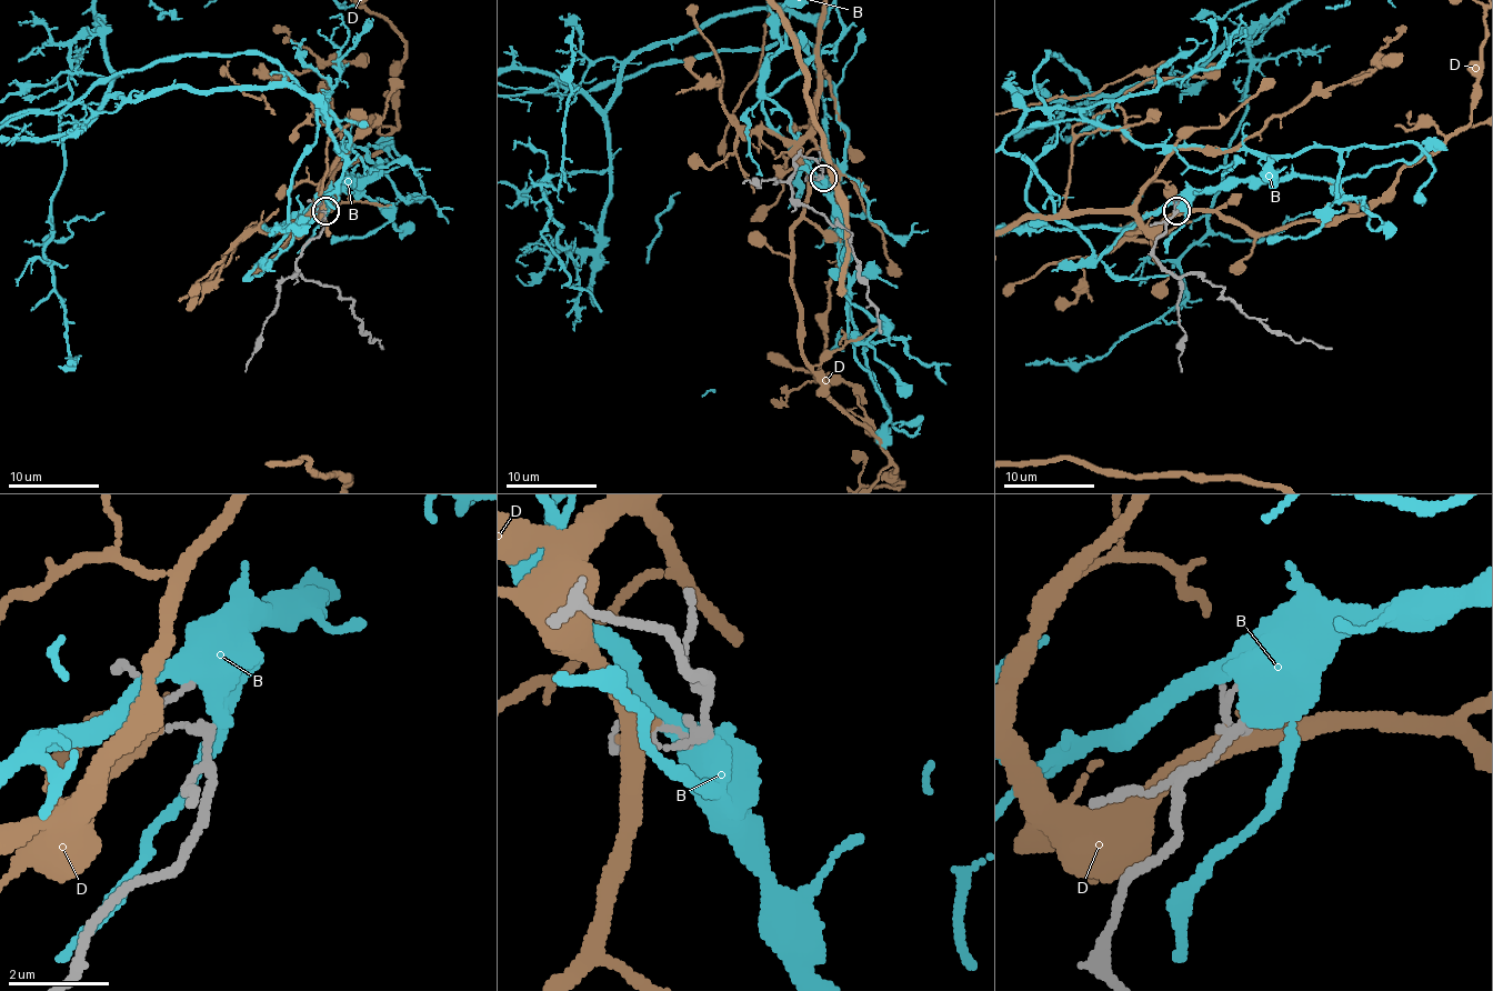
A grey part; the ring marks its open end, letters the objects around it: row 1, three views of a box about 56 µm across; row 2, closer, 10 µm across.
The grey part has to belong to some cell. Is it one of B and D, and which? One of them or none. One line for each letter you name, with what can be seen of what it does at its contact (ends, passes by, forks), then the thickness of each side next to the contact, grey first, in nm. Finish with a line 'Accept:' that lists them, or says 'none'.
Accept: none

